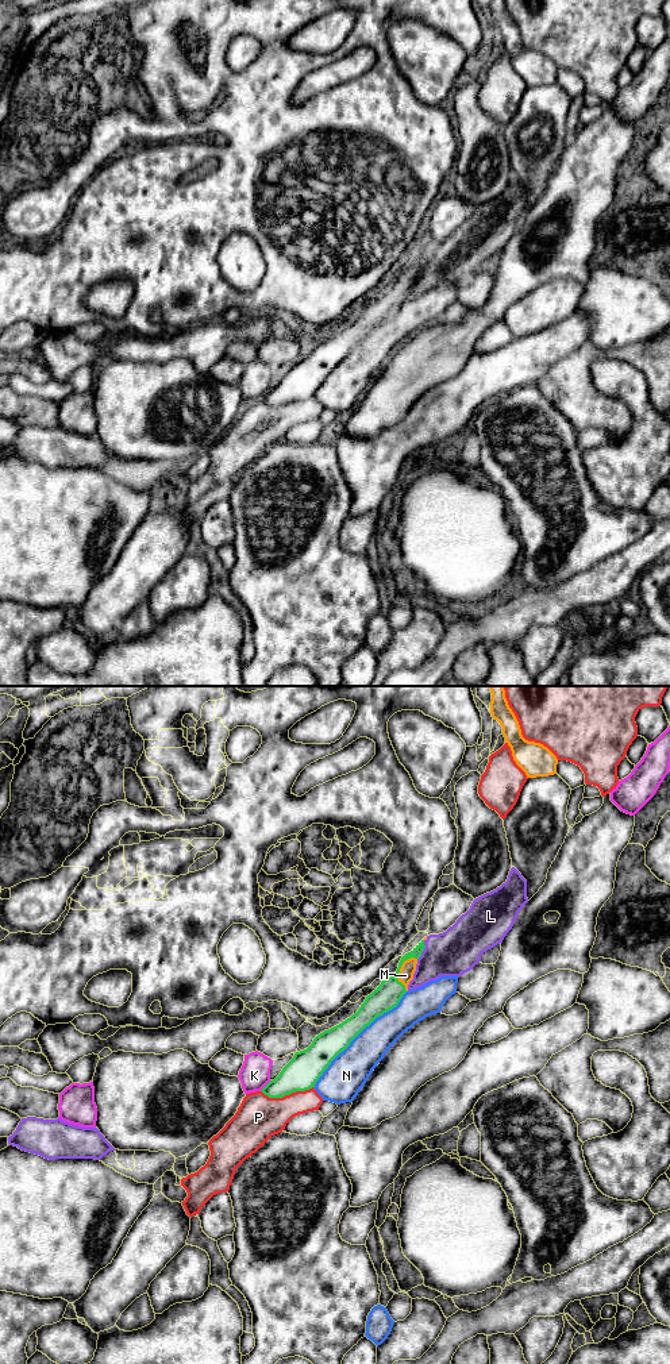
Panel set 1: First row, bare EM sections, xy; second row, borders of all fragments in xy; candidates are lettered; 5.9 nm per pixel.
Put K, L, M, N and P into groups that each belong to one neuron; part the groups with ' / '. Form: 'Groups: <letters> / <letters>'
Groups: K L / M / N / P

